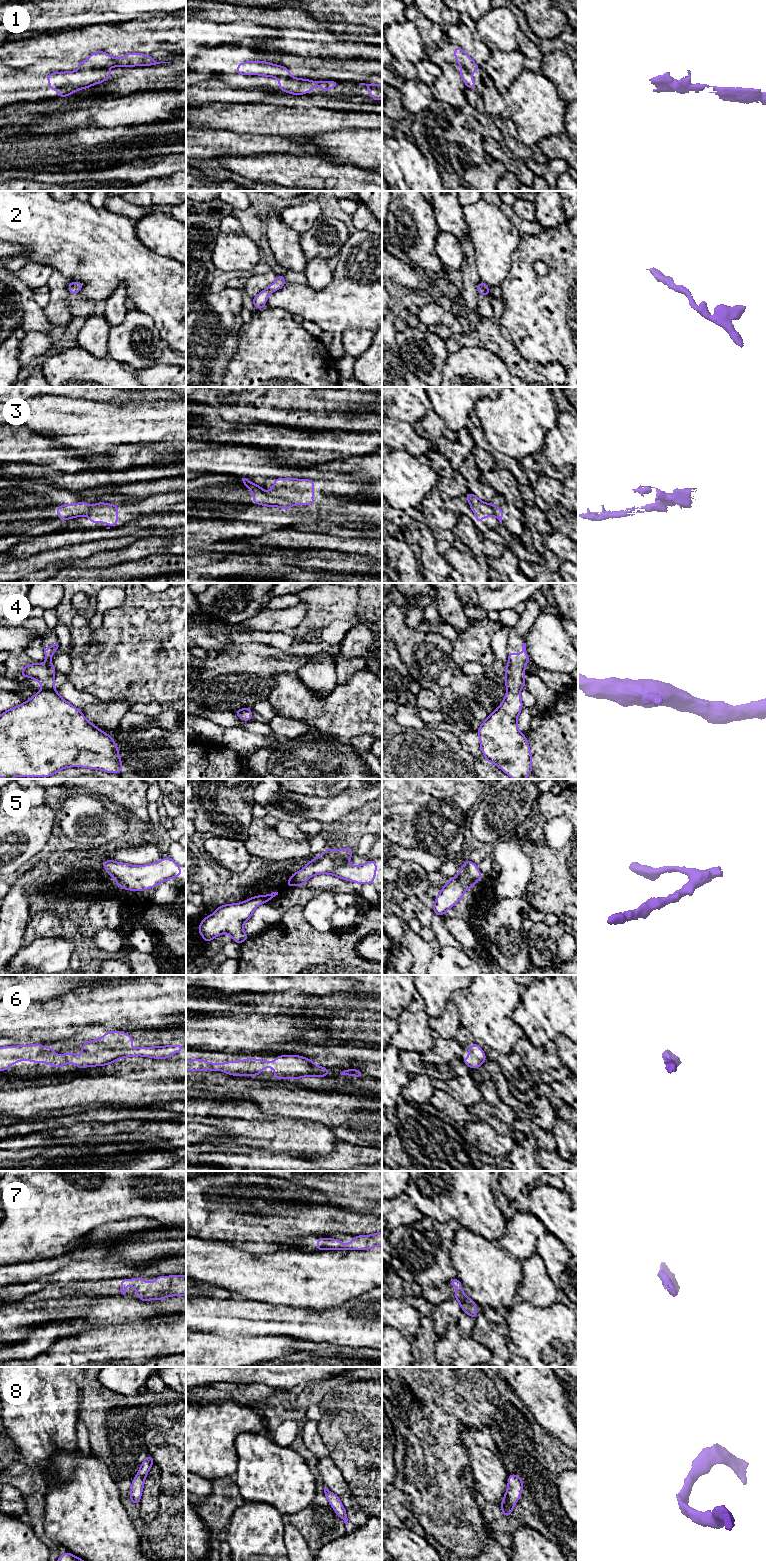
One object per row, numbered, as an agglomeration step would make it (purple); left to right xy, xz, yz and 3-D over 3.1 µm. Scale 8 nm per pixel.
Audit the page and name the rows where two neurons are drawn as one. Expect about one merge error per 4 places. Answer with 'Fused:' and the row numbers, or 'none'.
Fused: 3

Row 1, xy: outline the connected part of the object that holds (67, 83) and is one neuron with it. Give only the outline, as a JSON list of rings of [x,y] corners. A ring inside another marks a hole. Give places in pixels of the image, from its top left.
[[[96,51],[91,54],[85,61],[77,62],[75,65],[80,66],[82,69],[77,71],[67,71],[67,72],[55,72],[47,74],[47,81],[50,83],[48,89],[58,90],[59,98],[66,97],[70,94],[74,94],[77,90],[89,88],[95,84],[106,81],[111,77],[111,67],[118,66],[151,66],[160,63],[170,63],[170,62],[156,62],[150,55],[145,55],[142,53],[127,53],[125,56],[119,58],[113,58],[108,53],[103,51]]]

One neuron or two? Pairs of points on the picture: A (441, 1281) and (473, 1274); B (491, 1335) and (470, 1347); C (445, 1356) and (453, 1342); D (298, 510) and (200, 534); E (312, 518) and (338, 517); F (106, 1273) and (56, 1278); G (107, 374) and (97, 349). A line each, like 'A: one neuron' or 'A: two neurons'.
A: two neurons
B: two neurons
C: one neuron
D: one neuron
E: one neuron
F: one neuron
G: two neurons

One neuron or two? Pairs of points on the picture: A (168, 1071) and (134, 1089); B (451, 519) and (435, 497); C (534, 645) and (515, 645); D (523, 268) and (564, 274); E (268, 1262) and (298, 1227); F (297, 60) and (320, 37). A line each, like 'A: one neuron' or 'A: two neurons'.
A: two neurons
B: one neuron
C: two neurons
D: one neuron
E: two neurons
F: two neurons

